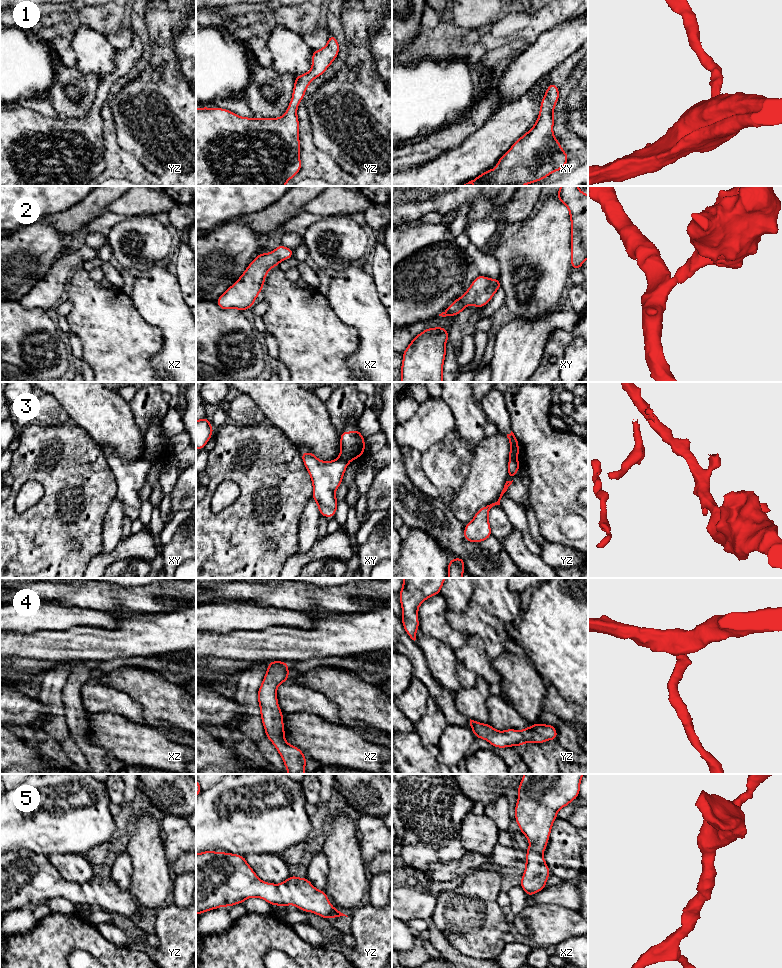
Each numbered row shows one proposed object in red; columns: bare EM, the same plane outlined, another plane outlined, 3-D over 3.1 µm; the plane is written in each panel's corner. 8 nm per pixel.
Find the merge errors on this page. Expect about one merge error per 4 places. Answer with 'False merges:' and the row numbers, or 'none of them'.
False merges: 3

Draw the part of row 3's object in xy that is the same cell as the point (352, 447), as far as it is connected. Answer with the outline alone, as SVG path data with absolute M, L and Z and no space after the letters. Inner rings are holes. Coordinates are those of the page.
M357 428L354 432L343 431L340 435L341 447L339 458L349 463L358 459L365 452L365 439Z

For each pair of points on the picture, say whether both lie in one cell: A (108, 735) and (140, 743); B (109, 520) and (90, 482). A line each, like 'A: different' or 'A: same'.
A: same
B: different

